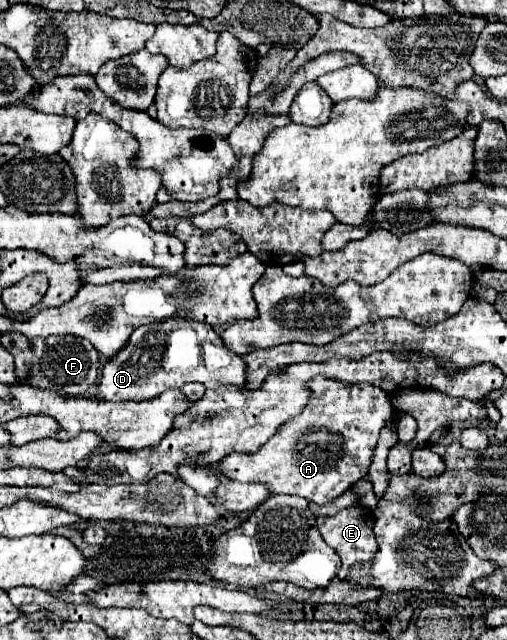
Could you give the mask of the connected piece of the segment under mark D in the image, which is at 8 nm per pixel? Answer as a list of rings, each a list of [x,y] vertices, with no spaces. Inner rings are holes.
[[[168,319],[160,323],[150,323],[134,329],[128,343],[102,367],[102,377],[98,381],[94,399],[100,401],[148,401],[156,395],[160,395],[166,389],[180,389],[186,383],[202,383],[206,389],[216,387],[244,387],[246,383],[246,363],[240,355],[230,351],[220,335],[208,325],[200,321],[190,319]]]

